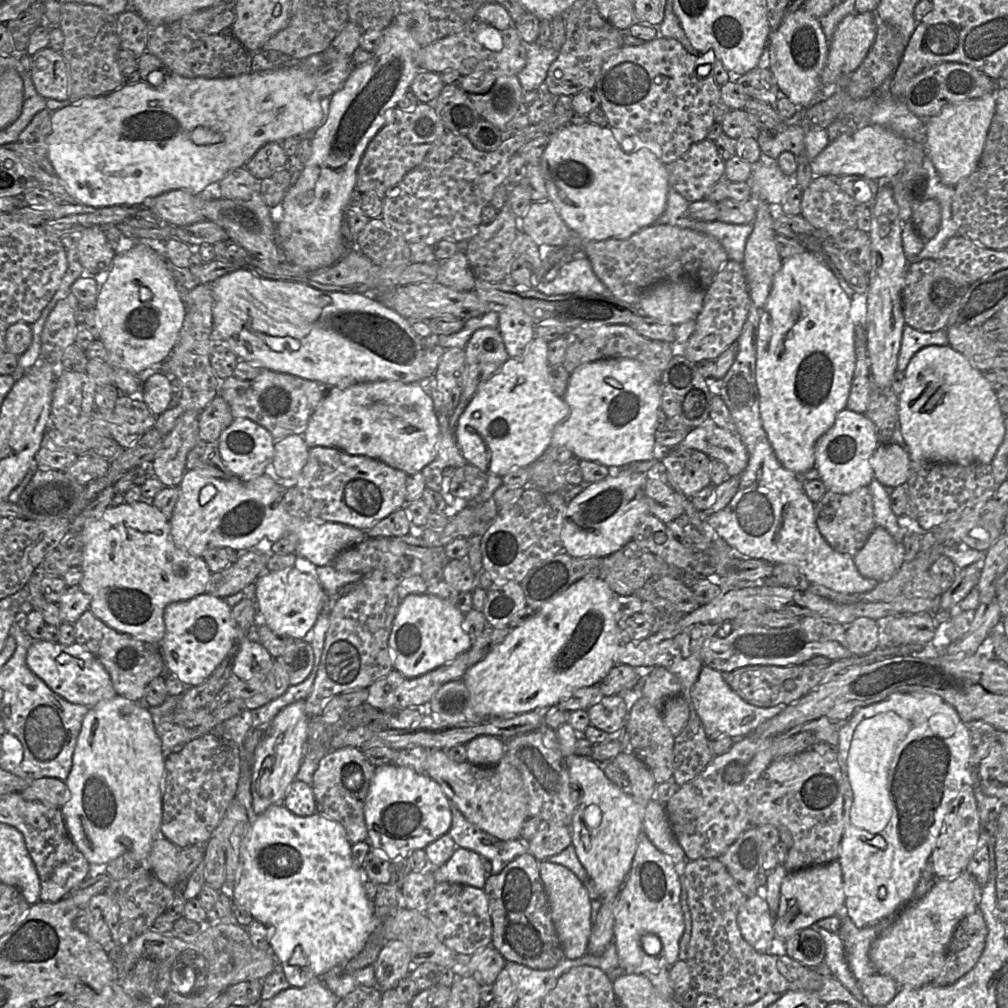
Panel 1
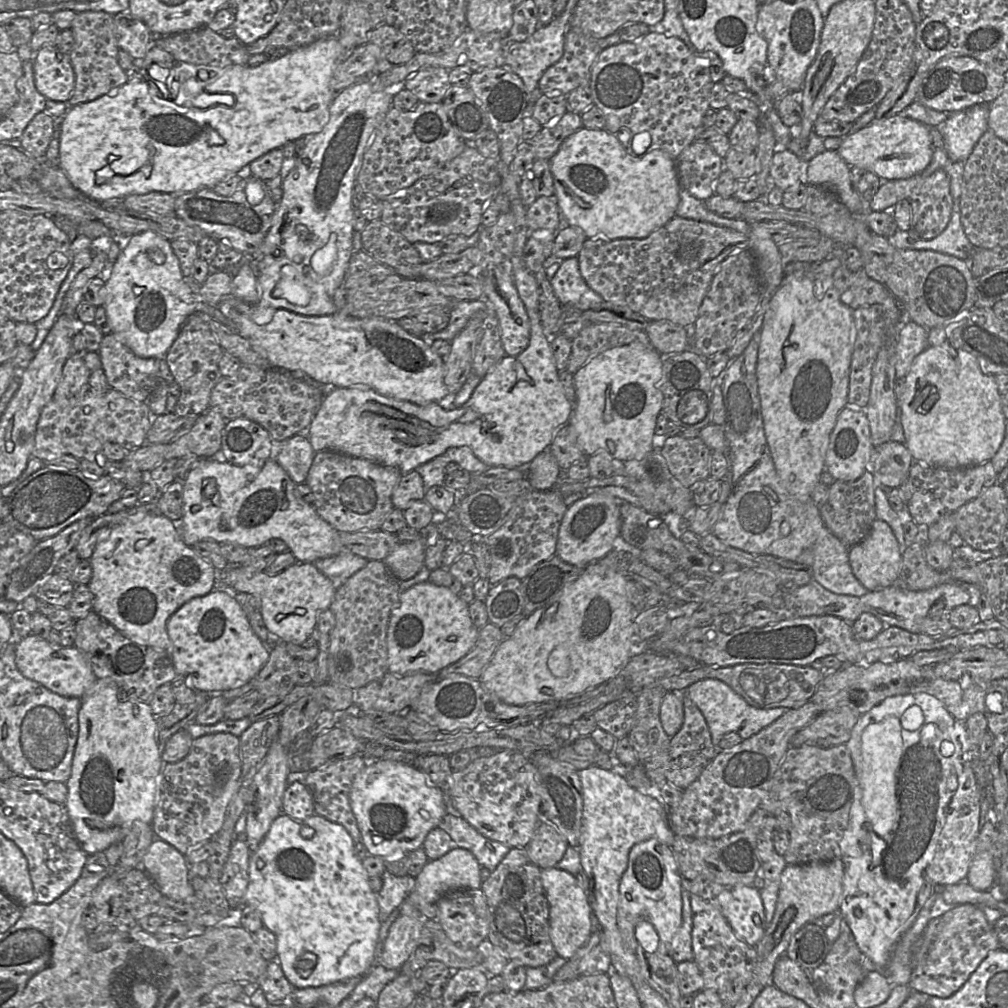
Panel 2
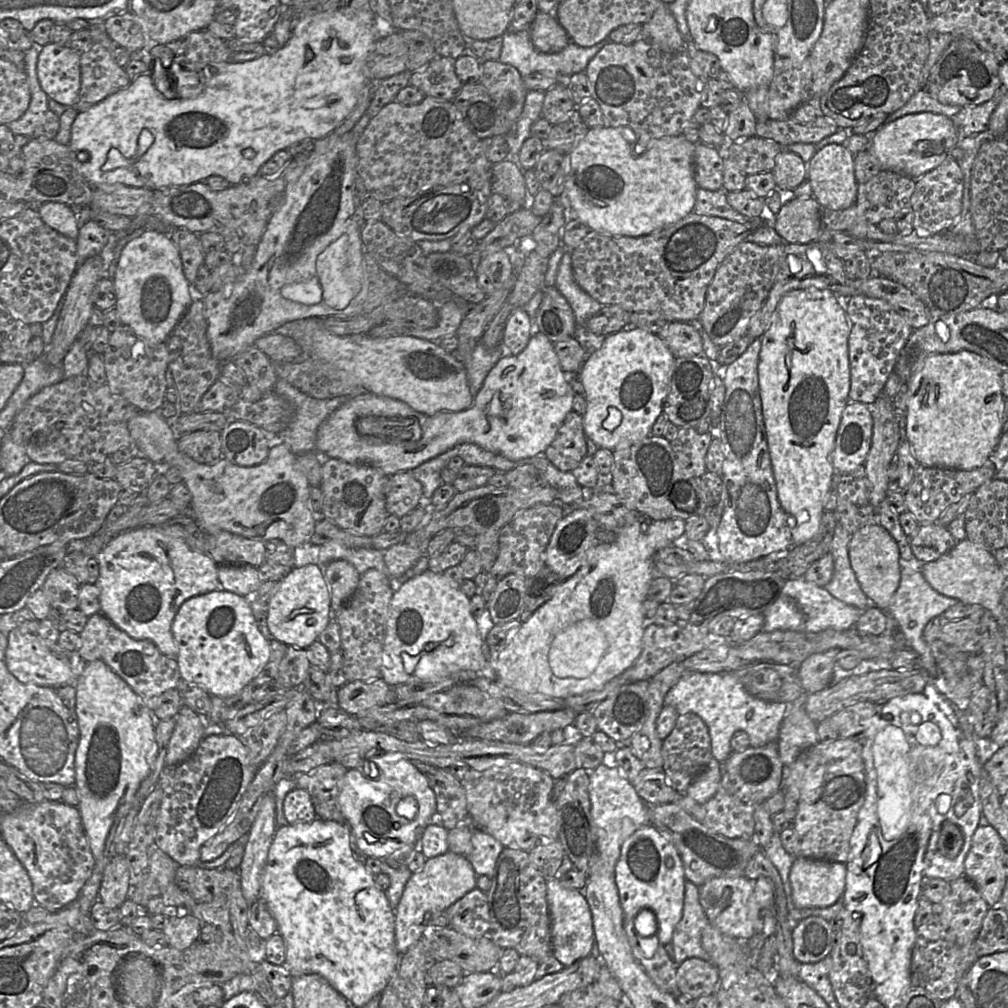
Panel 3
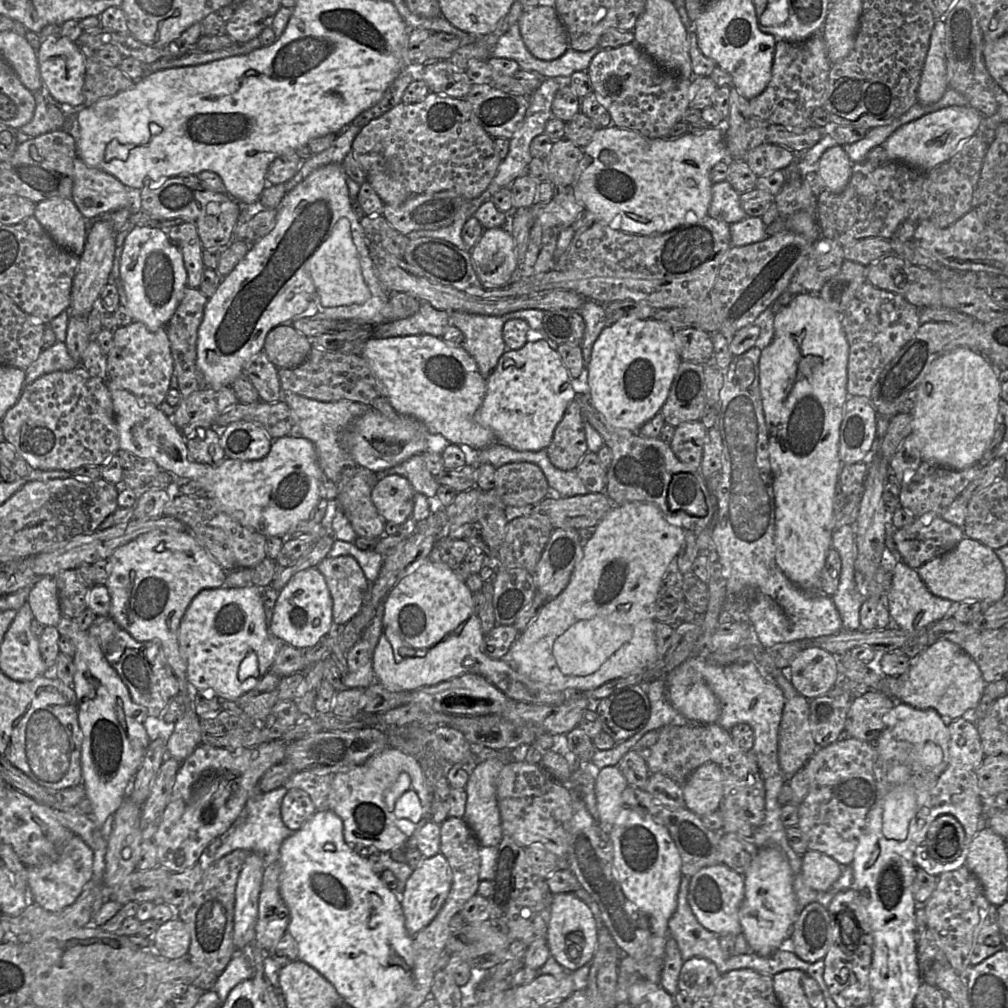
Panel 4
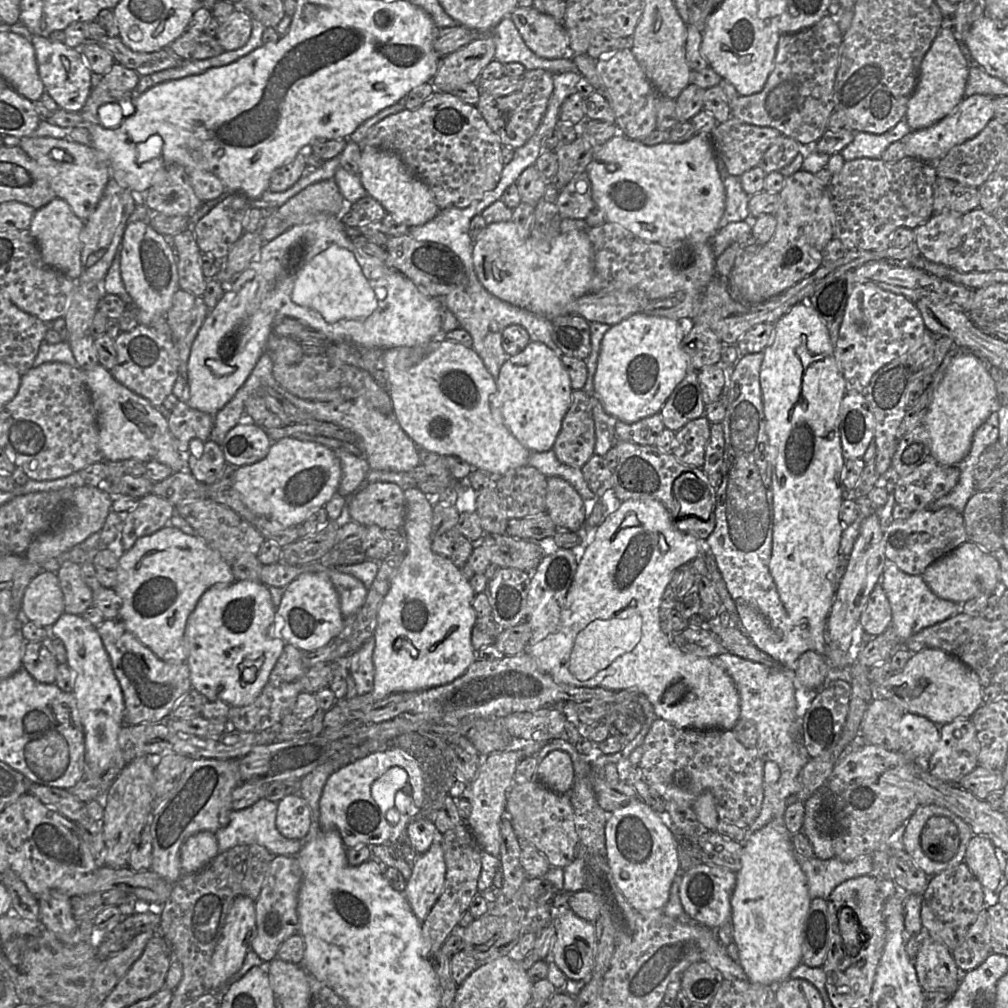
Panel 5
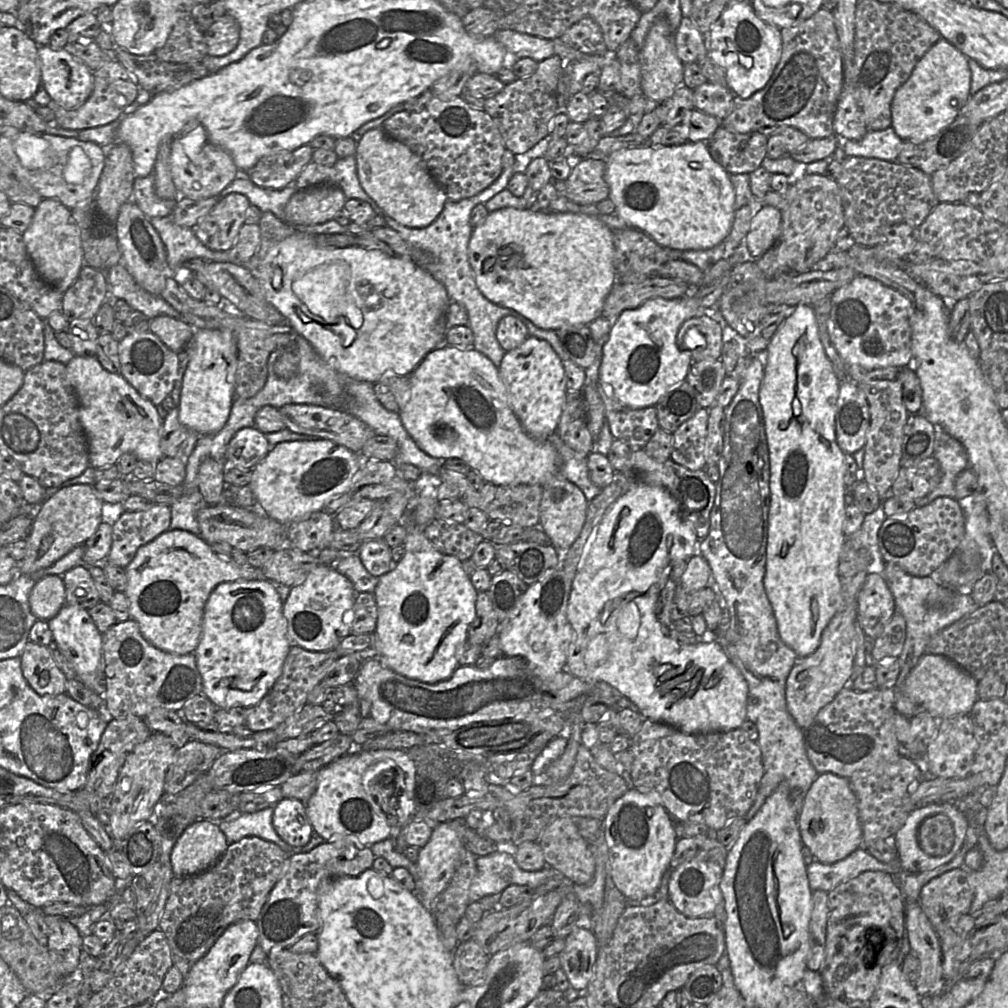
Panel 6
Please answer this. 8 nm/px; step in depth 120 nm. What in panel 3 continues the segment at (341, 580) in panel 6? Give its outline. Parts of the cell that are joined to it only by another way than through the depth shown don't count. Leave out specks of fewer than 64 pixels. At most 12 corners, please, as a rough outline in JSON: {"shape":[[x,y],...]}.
{"shape":[[318,564],[294,567],[268,602],[267,625],[308,648],[332,619]]}

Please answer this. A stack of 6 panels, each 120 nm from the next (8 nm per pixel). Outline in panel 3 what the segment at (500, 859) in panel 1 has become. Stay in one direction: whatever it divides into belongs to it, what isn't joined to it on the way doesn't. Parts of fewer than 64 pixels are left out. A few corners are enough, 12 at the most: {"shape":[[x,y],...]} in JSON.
{"shape":[[471,826],[473,850],[467,856],[475,873],[492,877],[504,846]]}

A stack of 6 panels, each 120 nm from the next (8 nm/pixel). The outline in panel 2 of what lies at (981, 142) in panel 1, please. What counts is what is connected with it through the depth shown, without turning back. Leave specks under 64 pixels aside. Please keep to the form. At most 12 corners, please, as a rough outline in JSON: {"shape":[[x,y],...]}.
{"shape":[[988,105],[937,126],[950,160],[966,162],[988,130]]}

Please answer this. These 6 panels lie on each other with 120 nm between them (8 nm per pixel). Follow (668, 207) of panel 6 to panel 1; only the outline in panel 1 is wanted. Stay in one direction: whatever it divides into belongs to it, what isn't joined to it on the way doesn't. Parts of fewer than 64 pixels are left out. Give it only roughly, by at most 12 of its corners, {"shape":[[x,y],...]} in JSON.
{"shape":[[588,120],[550,137],[549,199],[584,241],[627,239],[667,205],[651,150]]}

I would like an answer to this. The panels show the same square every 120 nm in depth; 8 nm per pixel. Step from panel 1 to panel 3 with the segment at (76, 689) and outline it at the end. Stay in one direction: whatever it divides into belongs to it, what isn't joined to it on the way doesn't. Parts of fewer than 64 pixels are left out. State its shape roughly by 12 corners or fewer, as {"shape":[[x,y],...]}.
{"shape":[[13,628],[5,662],[21,683],[75,685],[80,667]]}

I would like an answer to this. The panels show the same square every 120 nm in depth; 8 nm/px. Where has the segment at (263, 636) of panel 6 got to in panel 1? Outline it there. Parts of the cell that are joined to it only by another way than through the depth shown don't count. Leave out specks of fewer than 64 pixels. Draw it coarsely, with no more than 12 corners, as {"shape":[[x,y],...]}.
{"shape":[[205,593],[165,607],[159,647],[187,688],[228,655],[261,681],[275,659]]}

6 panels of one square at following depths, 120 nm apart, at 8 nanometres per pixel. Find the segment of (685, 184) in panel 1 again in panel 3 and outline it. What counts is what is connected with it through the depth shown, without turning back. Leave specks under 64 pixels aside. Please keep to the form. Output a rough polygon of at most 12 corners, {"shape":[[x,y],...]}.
{"shape":[[695,143],[694,177],[699,188],[723,185],[724,158]]}

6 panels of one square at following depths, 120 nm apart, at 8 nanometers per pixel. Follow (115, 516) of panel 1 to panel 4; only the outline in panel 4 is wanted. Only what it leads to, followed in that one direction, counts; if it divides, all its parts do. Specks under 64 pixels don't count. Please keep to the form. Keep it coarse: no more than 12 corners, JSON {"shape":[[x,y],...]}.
{"shape":[[189,529],[114,550],[111,618],[157,642],[190,702],[180,622],[227,572]]}

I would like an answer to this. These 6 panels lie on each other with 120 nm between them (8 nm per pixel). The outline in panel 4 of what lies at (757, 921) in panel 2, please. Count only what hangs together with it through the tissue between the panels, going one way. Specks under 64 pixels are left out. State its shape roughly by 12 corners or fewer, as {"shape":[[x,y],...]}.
{"shape":[[723,864],[690,878],[688,901],[718,936],[741,934],[744,876]]}

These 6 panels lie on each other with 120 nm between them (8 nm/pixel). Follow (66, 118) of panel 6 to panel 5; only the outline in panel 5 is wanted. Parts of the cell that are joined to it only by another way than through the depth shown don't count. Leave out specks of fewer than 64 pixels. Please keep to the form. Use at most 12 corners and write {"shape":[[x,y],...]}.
{"shape":[[115,62],[97,79],[80,115],[100,125],[98,107],[133,101],[136,71]]}

